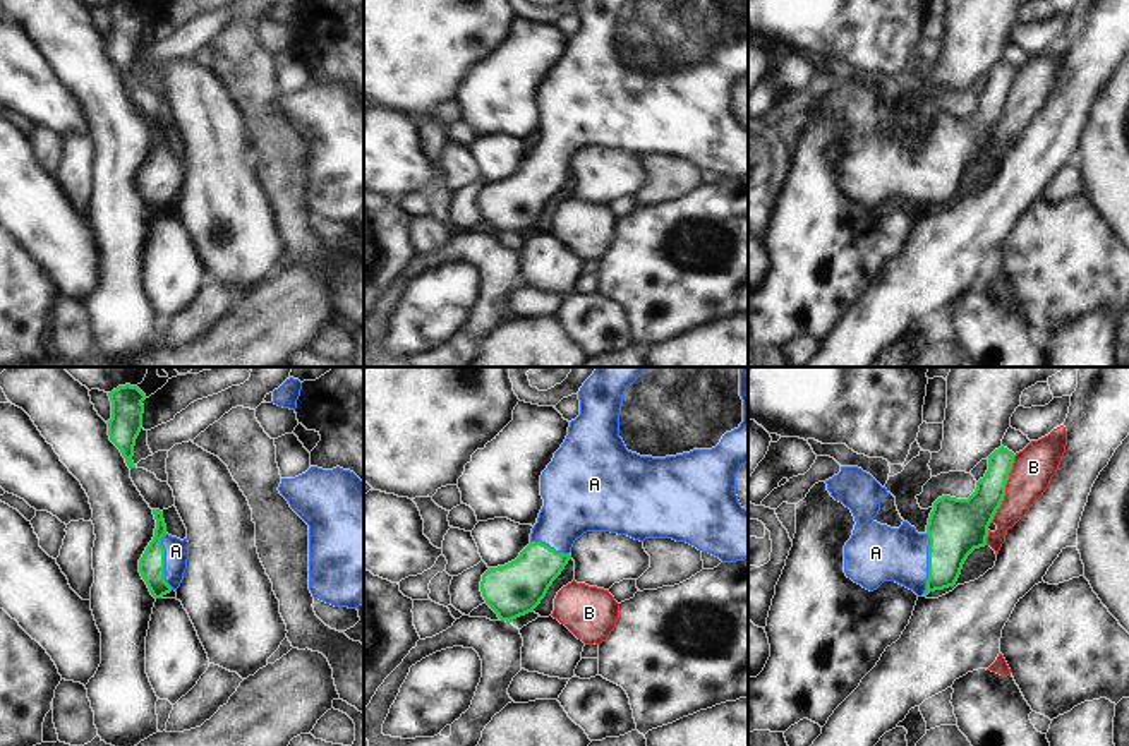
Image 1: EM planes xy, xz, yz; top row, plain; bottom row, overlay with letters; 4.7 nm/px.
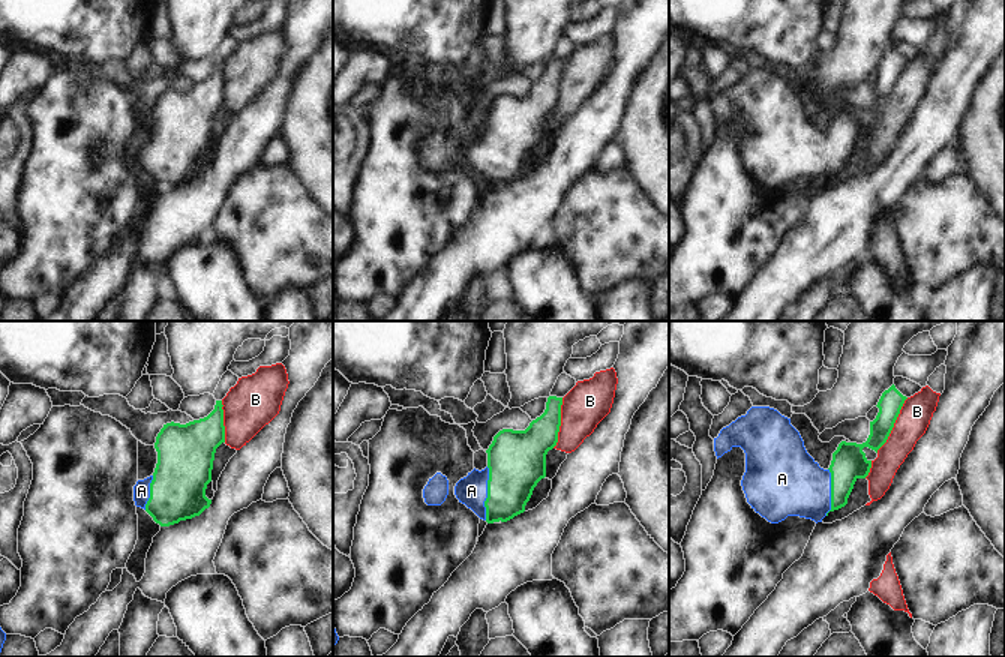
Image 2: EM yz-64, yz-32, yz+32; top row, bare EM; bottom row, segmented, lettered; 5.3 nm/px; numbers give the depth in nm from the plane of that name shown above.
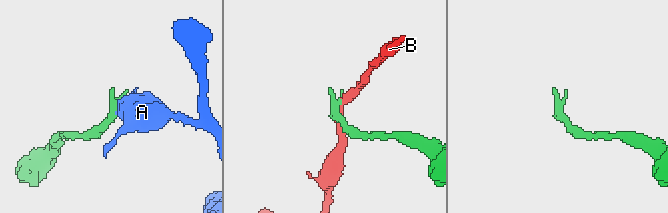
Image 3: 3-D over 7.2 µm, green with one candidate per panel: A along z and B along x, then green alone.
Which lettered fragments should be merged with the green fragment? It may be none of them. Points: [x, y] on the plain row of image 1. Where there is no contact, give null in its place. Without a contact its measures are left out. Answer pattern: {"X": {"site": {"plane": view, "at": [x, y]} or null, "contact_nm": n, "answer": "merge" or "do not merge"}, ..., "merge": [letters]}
{"A": {"site": {"plane": "yz", "at": [929, 180]}, "contact_nm": 280, "answer": "merge"}, "B": {"site": {"plane": "yz", "at": [1004, 105]}, "contact_nm": 340, "answer": "do not merge"}, "merge": ["A"]}

